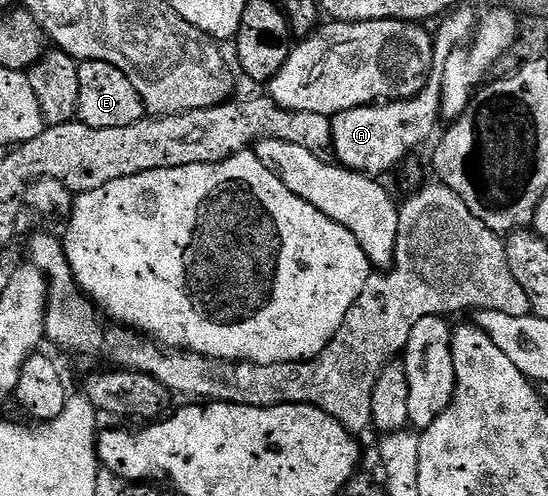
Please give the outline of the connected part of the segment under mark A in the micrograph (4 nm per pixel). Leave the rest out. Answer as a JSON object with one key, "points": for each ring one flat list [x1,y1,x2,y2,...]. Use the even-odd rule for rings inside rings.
{"points":[[431,78,416,96,407,100,389,100,337,112,331,122,334,157,344,168,372,178,382,177,382,172,397,167,399,163,402,165,418,144,436,135,435,127,441,124,442,106,440,81]]}

